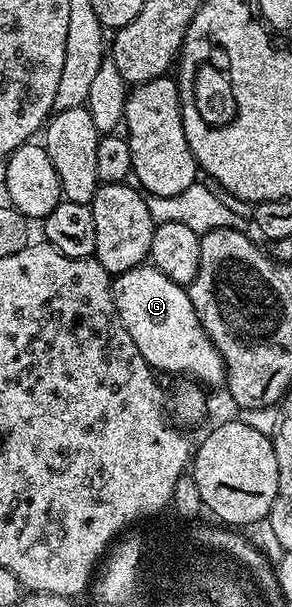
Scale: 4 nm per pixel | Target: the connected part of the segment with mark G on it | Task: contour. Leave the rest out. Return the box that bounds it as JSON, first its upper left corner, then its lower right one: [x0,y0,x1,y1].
[111,264,227,388]

